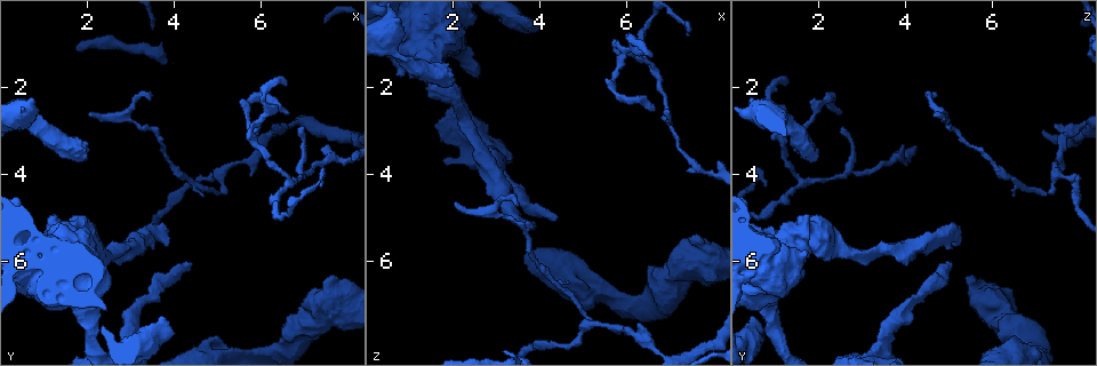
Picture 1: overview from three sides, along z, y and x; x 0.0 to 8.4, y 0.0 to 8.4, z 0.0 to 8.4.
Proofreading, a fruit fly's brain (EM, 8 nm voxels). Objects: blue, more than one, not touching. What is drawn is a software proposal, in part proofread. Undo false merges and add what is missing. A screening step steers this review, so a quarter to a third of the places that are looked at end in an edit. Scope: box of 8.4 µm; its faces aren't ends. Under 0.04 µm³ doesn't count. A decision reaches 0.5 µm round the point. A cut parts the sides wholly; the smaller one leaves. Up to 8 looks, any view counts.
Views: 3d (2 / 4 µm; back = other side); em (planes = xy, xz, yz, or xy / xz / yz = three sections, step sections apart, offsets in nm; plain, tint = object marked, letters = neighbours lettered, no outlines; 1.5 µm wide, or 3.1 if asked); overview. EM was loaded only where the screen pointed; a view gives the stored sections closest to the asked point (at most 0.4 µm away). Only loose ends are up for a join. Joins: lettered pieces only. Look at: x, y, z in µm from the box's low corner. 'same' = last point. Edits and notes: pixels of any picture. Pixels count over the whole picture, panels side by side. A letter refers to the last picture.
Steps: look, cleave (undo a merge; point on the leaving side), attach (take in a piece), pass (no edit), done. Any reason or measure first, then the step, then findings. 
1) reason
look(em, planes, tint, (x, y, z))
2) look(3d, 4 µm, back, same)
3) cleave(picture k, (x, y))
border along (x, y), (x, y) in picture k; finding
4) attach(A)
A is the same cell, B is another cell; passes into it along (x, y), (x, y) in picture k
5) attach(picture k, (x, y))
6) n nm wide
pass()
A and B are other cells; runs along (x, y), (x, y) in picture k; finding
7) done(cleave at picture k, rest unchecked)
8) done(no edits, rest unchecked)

thin end
look(3d, 2 µm, (3.50, 2.20, 4.70))

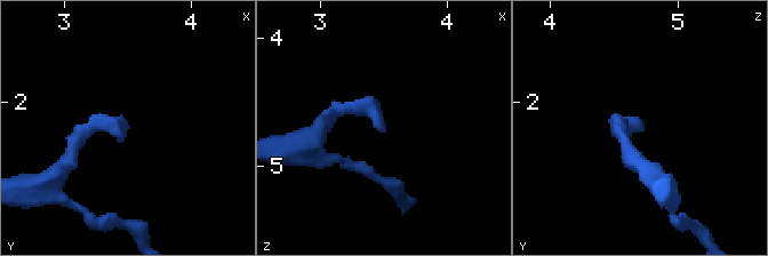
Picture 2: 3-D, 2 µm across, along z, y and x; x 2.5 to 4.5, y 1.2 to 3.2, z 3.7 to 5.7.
need the tissue
look(em, xz, step 8, letters, (3.46, 2.24, 4.72))

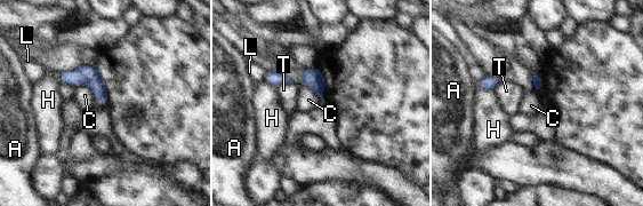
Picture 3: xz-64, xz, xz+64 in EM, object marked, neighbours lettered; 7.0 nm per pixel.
C touches over 130 nm
pass()
A, C, H, L and T are other cells; none of them fits

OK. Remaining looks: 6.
free end
look(3d, 4 µm, (2.05, 3.40, 1.80))

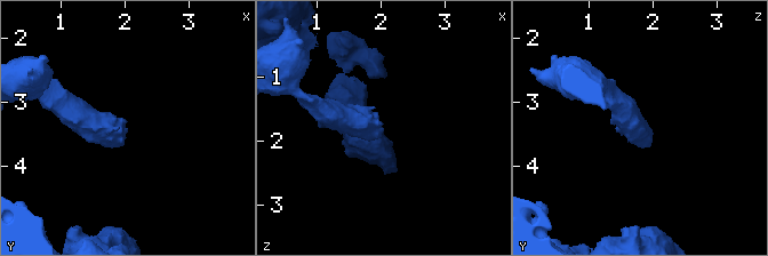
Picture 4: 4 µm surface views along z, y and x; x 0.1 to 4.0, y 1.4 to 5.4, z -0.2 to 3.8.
look(em, planes, letters, (2.05, 3.45, 1.90))

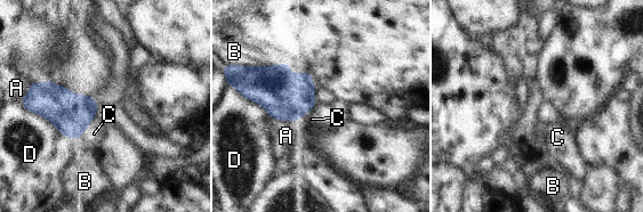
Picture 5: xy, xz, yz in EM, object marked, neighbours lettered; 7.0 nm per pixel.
attach(C)
C is the same cell, A, B and D are other cells; passes into it along (70, 113), (88, 123), (94, 133) in picture 5; the neuron continues

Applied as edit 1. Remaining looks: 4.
three arms meet
look(em, planes, letters, (6.85, 7.45, 6.55))

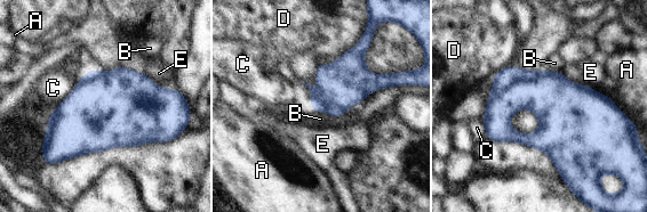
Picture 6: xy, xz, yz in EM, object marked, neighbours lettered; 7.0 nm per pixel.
C touches over 340 nm
pass()
A, B, C, D and E are other cells; border along (82, 76), (72, 91), (52, 112) in picture 6; all the same neuron

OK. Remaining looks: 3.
done(attach at picture 5, rest unchecked)

